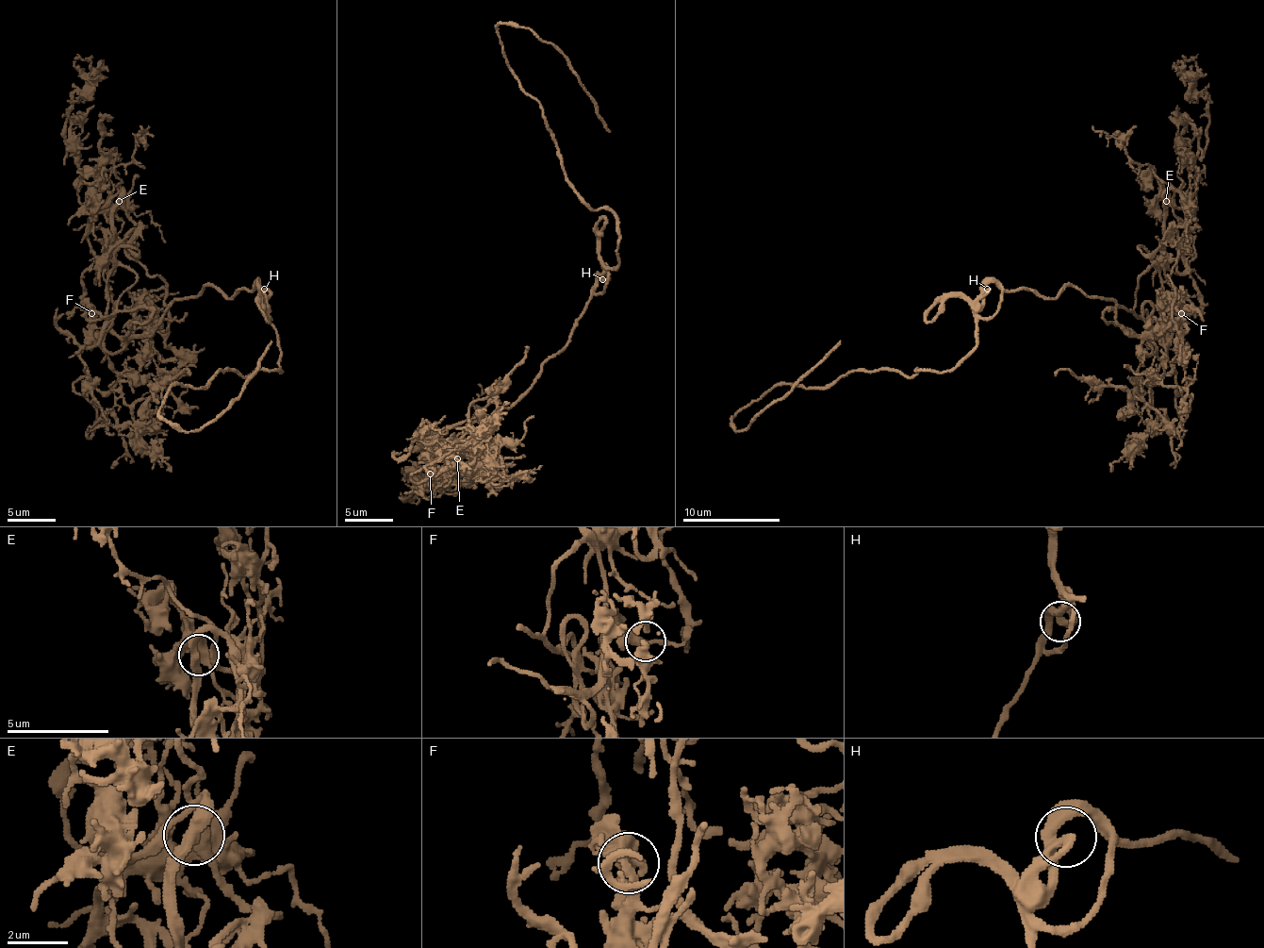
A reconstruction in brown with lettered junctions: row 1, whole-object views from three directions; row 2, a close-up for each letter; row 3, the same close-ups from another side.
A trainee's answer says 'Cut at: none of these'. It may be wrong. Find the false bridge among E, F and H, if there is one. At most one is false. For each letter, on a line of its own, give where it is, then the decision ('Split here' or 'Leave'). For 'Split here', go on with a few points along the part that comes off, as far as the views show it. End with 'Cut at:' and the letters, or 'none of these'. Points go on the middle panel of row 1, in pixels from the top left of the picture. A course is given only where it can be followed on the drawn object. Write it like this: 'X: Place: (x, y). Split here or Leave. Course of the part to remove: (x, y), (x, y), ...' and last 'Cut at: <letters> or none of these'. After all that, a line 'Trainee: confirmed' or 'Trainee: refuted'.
E: Place: (457, 458). Leave
F: Place: (430, 474). Leave
H: Place: (602, 279). Leave
Cut at: none of these
Trainee: confirmed

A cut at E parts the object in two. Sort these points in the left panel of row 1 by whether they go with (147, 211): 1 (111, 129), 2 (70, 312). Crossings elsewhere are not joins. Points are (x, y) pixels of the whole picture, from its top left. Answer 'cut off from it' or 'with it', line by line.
1: with it
2: with it

